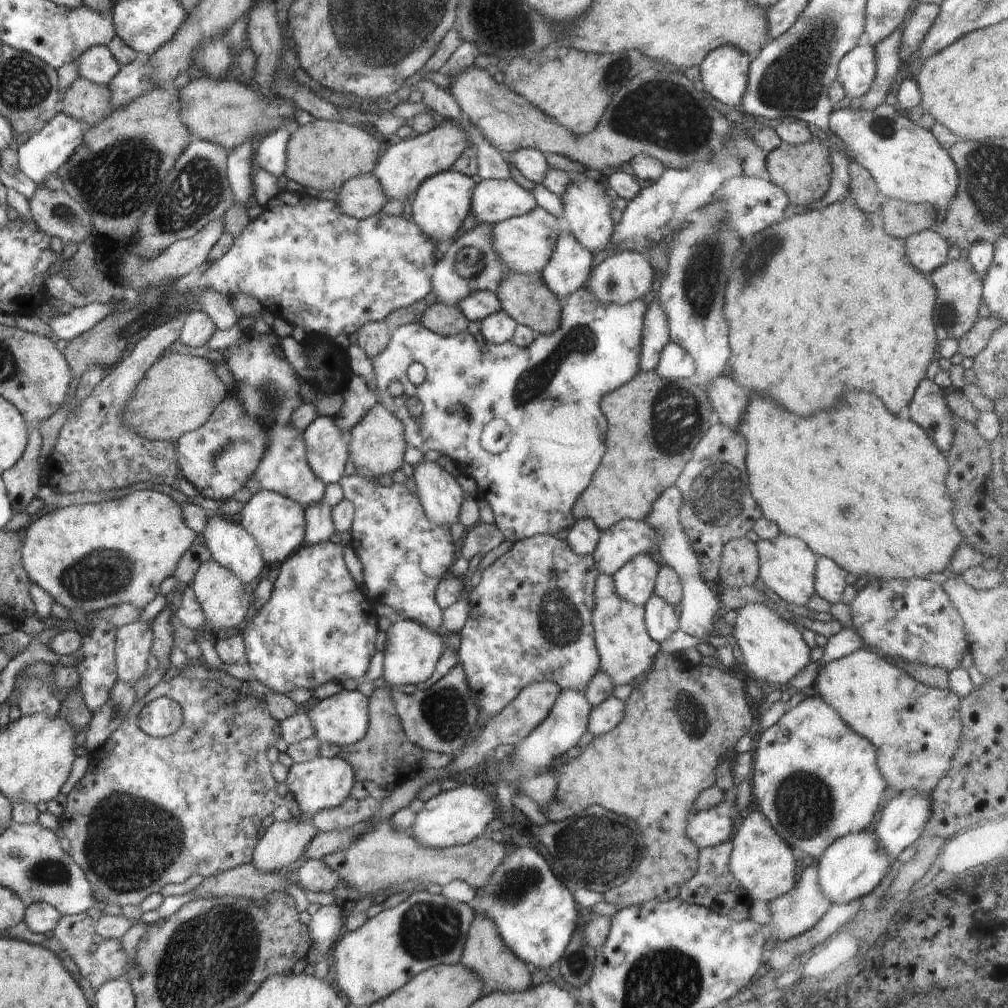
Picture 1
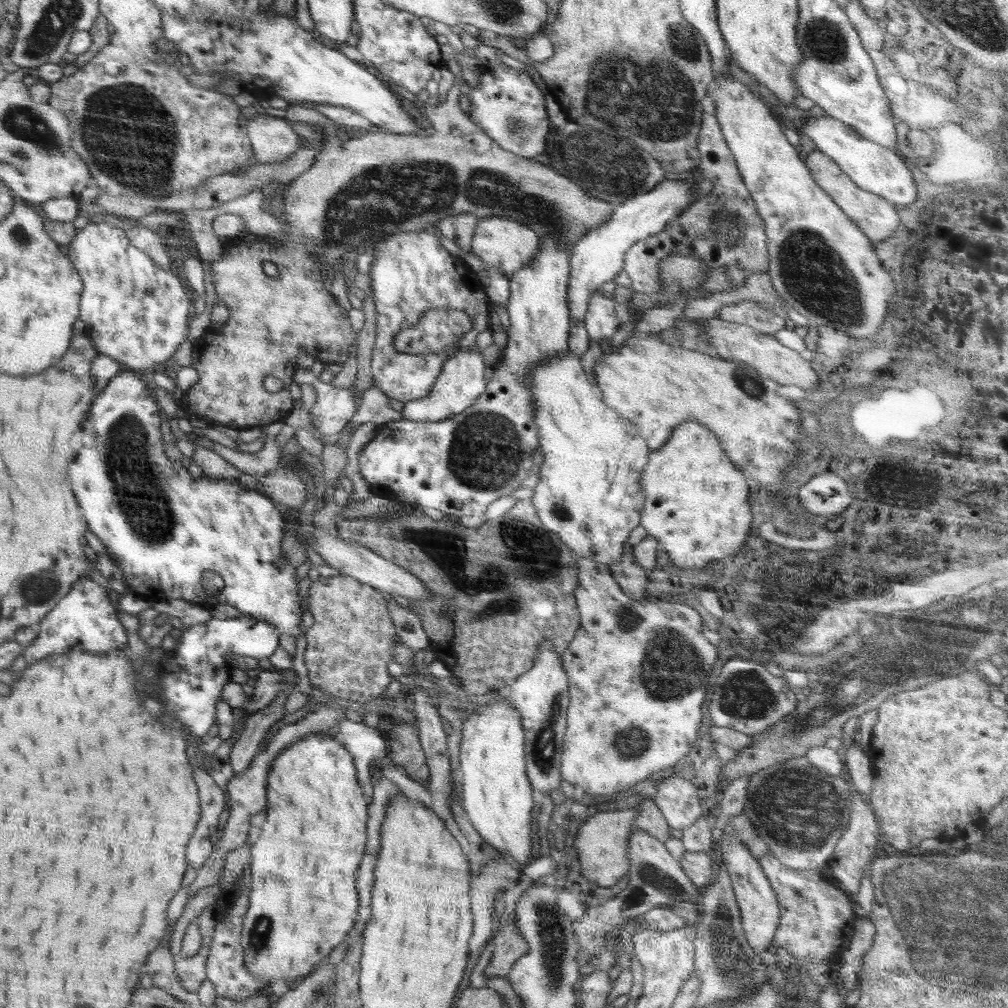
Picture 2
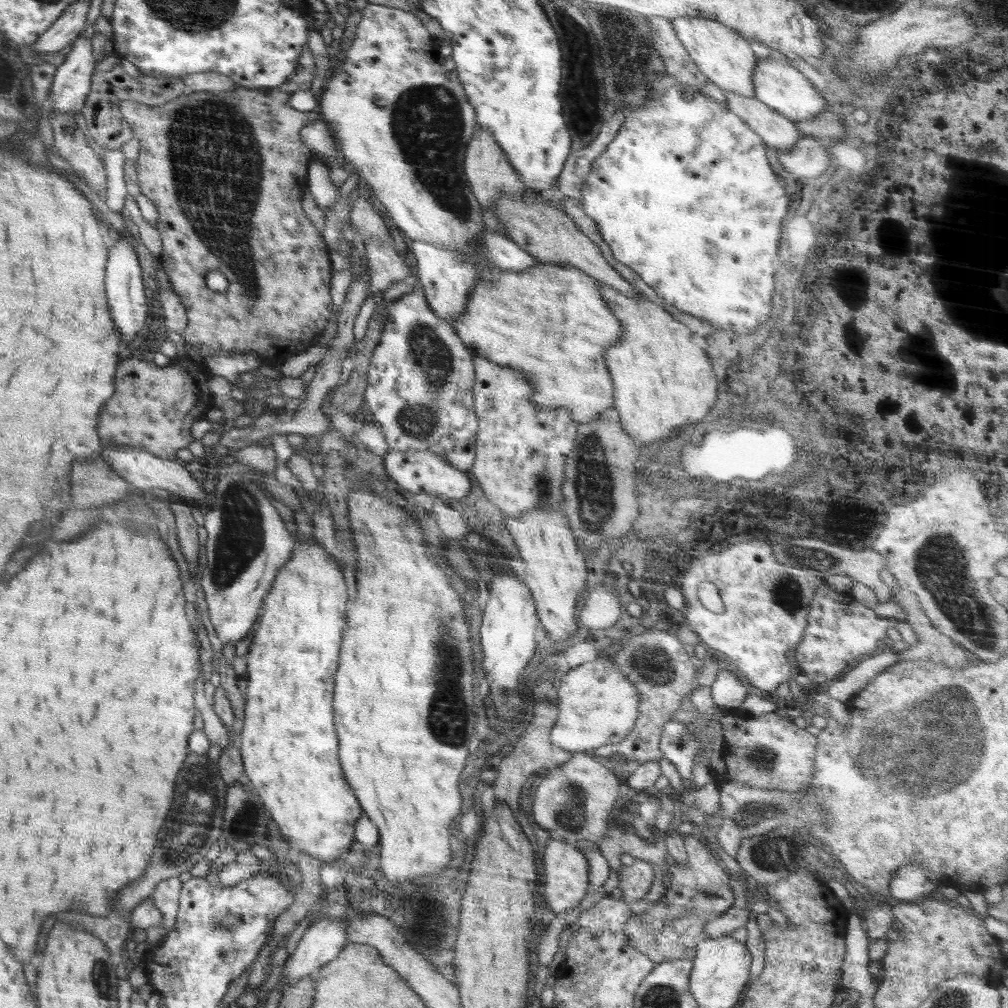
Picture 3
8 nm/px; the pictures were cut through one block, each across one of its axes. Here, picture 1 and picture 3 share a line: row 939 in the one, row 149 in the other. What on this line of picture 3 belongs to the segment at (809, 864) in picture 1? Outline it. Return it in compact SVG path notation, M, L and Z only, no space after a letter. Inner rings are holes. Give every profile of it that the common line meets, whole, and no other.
M724 92L728 98L727 109L738 115L768 148L790 150L801 138L802 133L794 121L782 116L755 97L743 98L738 94Z

